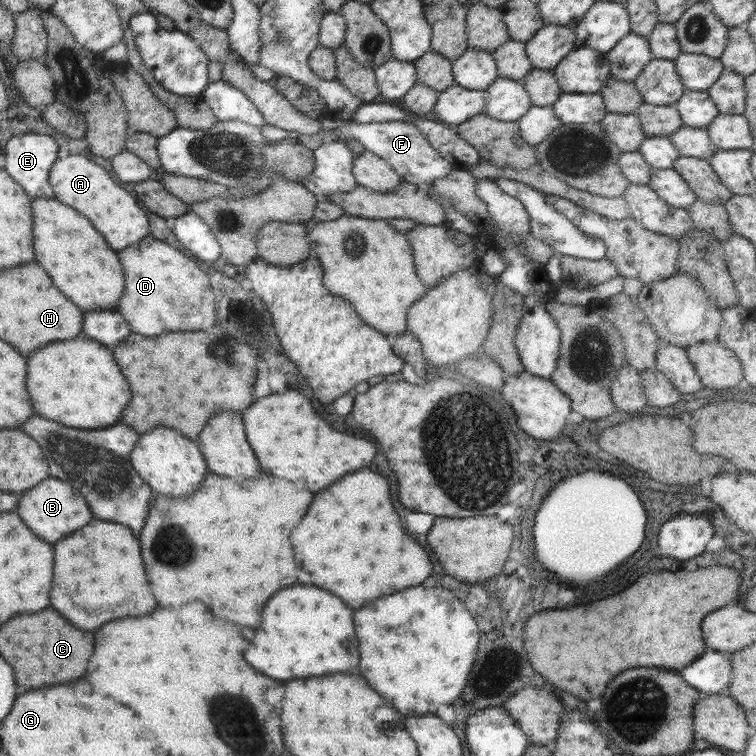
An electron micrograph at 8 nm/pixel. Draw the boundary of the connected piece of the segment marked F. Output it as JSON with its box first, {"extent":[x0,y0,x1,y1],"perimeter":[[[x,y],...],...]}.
{"extent":[331,121,453,187],"perimeter":[[[345,121],[343,126],[331,131],[337,133],[341,138],[353,137],[362,144],[365,151],[372,152],[375,156],[387,161],[389,166],[401,176],[401,180],[425,187],[433,180],[443,178],[453,165],[447,162],[439,153],[429,145],[421,131],[411,124],[403,121],[381,122],[381,123],[355,123]]]}

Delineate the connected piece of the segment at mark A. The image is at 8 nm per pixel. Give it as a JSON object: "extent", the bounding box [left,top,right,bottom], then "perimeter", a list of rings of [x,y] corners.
{"extent":[48,154,149,251],"perimeter":[[[77,154],[57,158],[49,169],[48,181],[53,191],[53,198],[89,218],[95,230],[113,251],[123,250],[129,244],[135,244],[149,235],[147,216],[143,214],[135,198],[121,186],[117,186],[105,169],[93,164],[91,160]]]}

